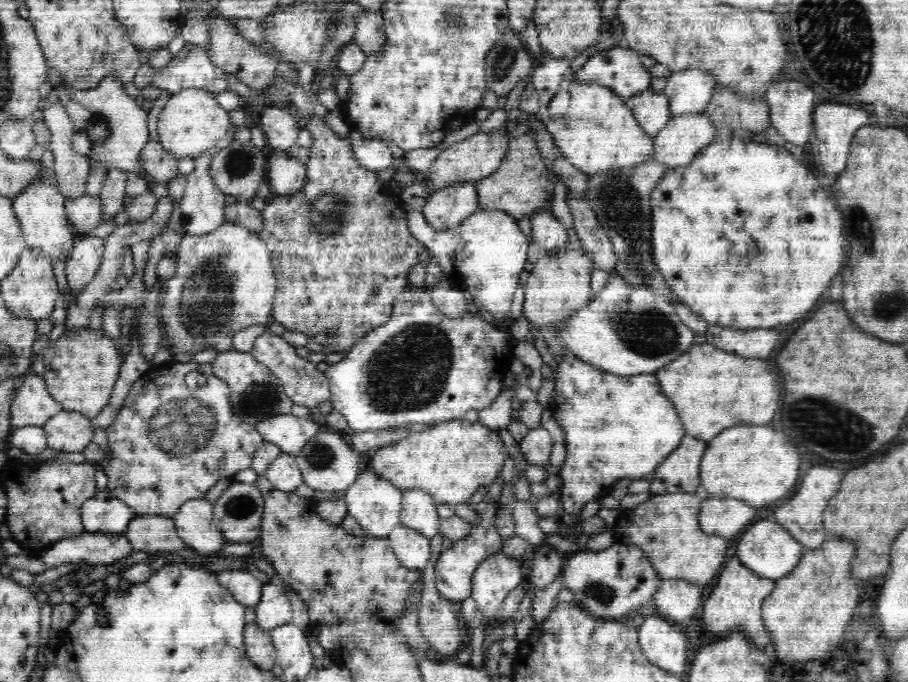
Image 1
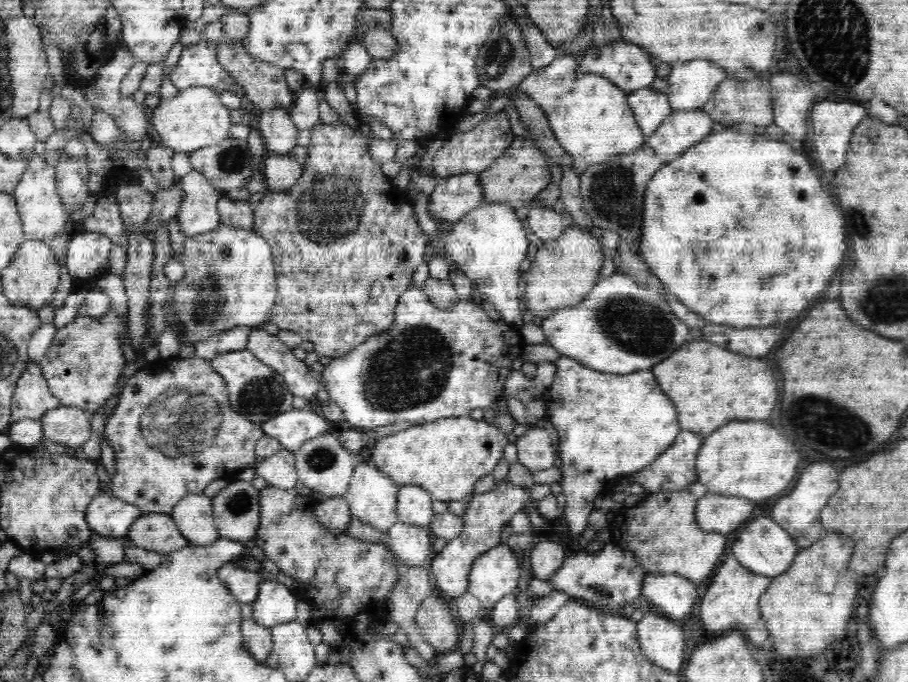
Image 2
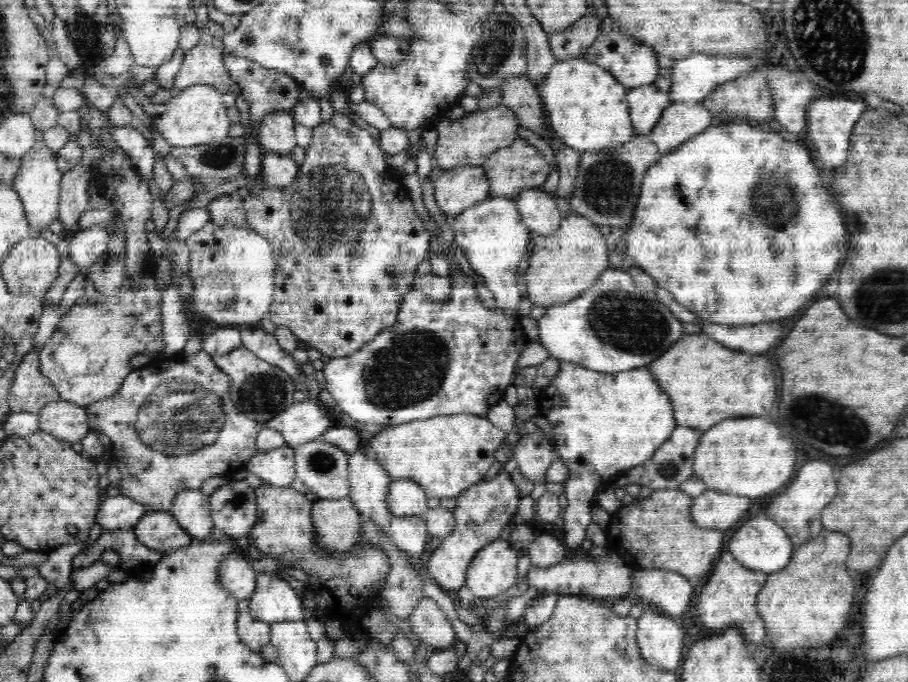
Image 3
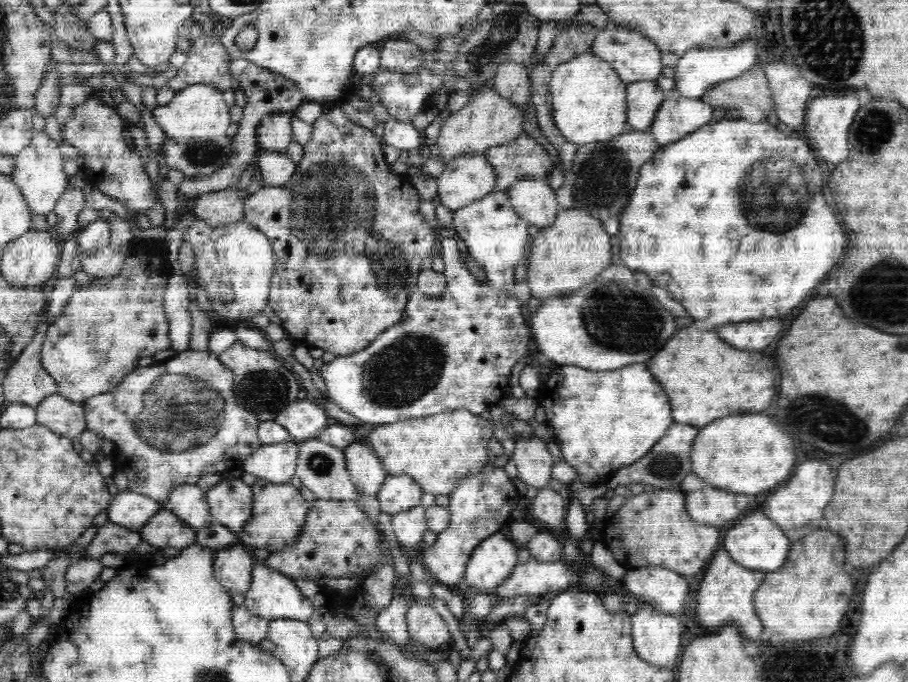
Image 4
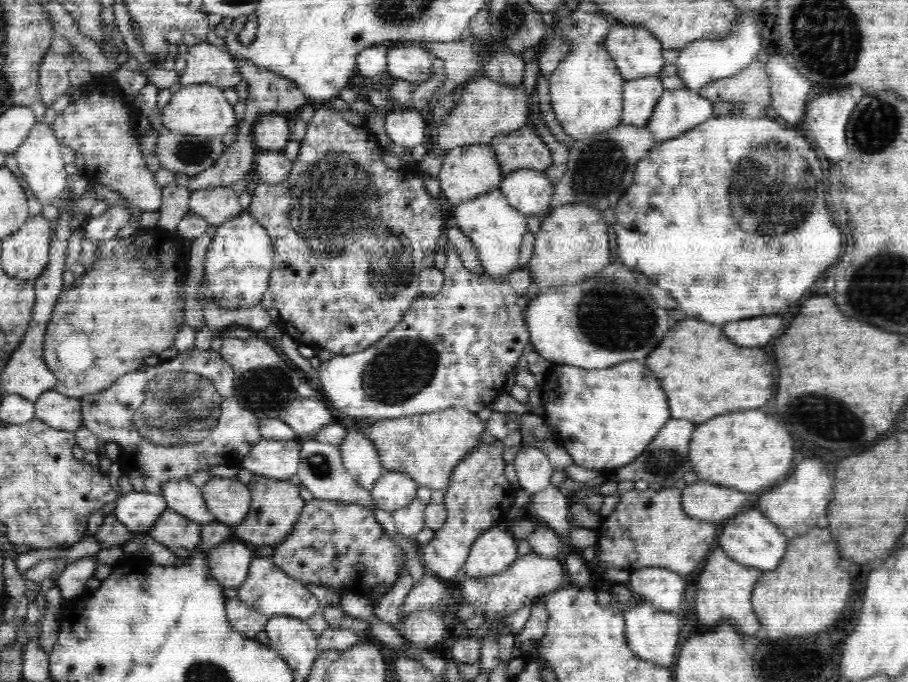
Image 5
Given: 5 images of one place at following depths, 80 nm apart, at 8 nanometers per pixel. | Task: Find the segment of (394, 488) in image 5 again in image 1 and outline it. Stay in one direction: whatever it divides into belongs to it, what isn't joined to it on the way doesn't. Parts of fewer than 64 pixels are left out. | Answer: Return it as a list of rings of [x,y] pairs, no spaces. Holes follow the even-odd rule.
[[[404,489],[400,510],[401,524],[432,539],[440,531],[440,517],[436,513],[436,505],[433,496],[425,490]]]

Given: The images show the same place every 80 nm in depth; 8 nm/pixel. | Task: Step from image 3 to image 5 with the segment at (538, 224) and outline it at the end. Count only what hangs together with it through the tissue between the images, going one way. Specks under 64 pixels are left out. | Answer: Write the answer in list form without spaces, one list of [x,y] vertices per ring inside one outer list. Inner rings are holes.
[[[520,168],[503,176],[499,186],[512,208],[527,217],[543,219],[551,213],[550,202],[554,196],[554,188],[555,185],[547,179],[544,171],[530,168]]]

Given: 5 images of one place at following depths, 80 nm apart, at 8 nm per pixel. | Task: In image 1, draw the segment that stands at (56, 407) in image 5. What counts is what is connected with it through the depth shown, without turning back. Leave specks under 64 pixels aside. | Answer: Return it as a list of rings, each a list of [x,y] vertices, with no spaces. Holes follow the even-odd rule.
[[[62,410],[47,424],[43,430],[47,437],[47,446],[52,450],[65,452],[66,456],[83,451],[92,443],[95,428],[87,415]]]

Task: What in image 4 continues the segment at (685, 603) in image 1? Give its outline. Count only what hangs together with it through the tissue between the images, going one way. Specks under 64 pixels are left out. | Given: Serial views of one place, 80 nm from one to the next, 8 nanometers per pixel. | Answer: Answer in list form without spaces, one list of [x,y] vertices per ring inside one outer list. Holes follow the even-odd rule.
[[[662,567],[628,569],[623,590],[632,592],[644,602],[652,602],[654,610],[678,614],[688,596],[688,582],[679,572]]]

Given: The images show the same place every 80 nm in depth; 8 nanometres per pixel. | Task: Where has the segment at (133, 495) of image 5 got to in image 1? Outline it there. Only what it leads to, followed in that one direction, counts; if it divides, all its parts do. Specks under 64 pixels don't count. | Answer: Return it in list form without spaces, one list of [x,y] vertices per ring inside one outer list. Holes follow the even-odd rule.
[[[102,489],[81,506],[81,521],[85,531],[90,533],[106,533],[109,535],[122,535],[126,532],[128,524],[136,517],[135,512],[123,500],[116,498],[108,489]]]

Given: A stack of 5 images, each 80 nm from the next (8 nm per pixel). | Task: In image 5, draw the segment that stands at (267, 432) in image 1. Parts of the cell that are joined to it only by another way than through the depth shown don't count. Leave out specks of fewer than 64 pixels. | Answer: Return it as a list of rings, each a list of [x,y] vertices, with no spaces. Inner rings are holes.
[[[299,397],[288,408],[279,413],[284,423],[296,433],[296,438],[302,435],[316,434],[324,425],[336,421],[337,415],[329,403],[320,398]]]

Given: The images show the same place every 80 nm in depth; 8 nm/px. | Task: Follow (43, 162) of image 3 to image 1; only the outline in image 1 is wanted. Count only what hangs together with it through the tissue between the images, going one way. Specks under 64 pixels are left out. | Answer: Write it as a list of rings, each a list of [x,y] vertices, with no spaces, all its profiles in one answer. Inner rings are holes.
[[[41,169],[36,180],[32,180],[32,184],[26,186],[13,200],[13,209],[20,221],[27,248],[38,249],[48,256],[52,263],[58,262],[60,258],[65,258],[66,262],[72,244],[79,235],[68,220],[65,204],[66,200],[59,192],[53,169]]]

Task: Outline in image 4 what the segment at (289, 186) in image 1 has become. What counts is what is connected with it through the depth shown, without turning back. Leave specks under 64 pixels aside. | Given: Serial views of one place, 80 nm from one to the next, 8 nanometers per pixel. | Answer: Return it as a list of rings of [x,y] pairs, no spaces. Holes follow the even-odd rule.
[[[261,150],[256,158],[258,170],[260,170],[260,182],[265,186],[282,186],[286,184],[297,163],[288,158],[286,153]]]

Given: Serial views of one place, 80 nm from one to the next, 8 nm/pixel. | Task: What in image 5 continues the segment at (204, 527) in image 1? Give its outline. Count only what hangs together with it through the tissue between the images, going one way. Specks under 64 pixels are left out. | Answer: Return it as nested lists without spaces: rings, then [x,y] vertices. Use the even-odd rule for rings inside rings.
[[[168,480],[162,486],[162,496],[166,499],[168,509],[196,524],[208,525],[215,521],[215,516],[206,506],[202,489],[189,480]]]

